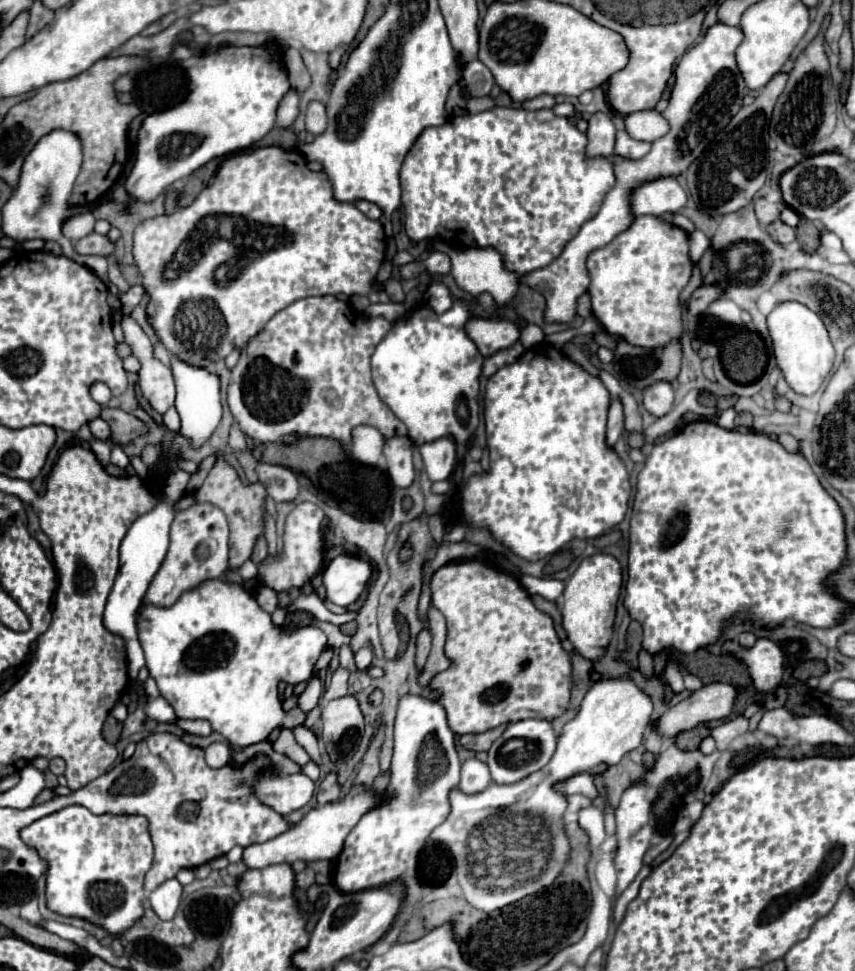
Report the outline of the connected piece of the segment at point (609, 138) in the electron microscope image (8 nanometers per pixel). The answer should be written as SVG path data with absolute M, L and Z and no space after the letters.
M594 113L588 119L588 157L610 157L614 153L614 123L606 113Z

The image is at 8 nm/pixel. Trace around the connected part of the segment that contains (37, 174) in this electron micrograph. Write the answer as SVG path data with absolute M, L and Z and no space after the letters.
M52 131L50 135L44 135L34 151L26 157L26 163L22 167L20 183L12 191L12 197L2 209L2 231L6 237L16 241L16 251L22 251L22 243L30 239L54 239L62 245L64 255L78 263L84 263L105 283L108 279L107 259L100 256L84 256L77 254L72 249L72 241L62 235L62 223L70 219L72 215L88 211L86 207L70 207L68 197L74 187L74 181L78 177L82 165L82 145L76 135L70 135L68 131Z

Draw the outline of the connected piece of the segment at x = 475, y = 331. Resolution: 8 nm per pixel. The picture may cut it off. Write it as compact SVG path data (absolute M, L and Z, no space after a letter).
M474 319L466 331L470 331L470 339L484 357L512 347L520 337L520 329L508 319Z

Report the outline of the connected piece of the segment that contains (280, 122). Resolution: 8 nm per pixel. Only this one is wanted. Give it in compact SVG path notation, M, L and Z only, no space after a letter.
M292 89L280 103L278 107L278 119L276 119L276 125L278 127L292 127L294 119L298 115L298 95L296 91Z

